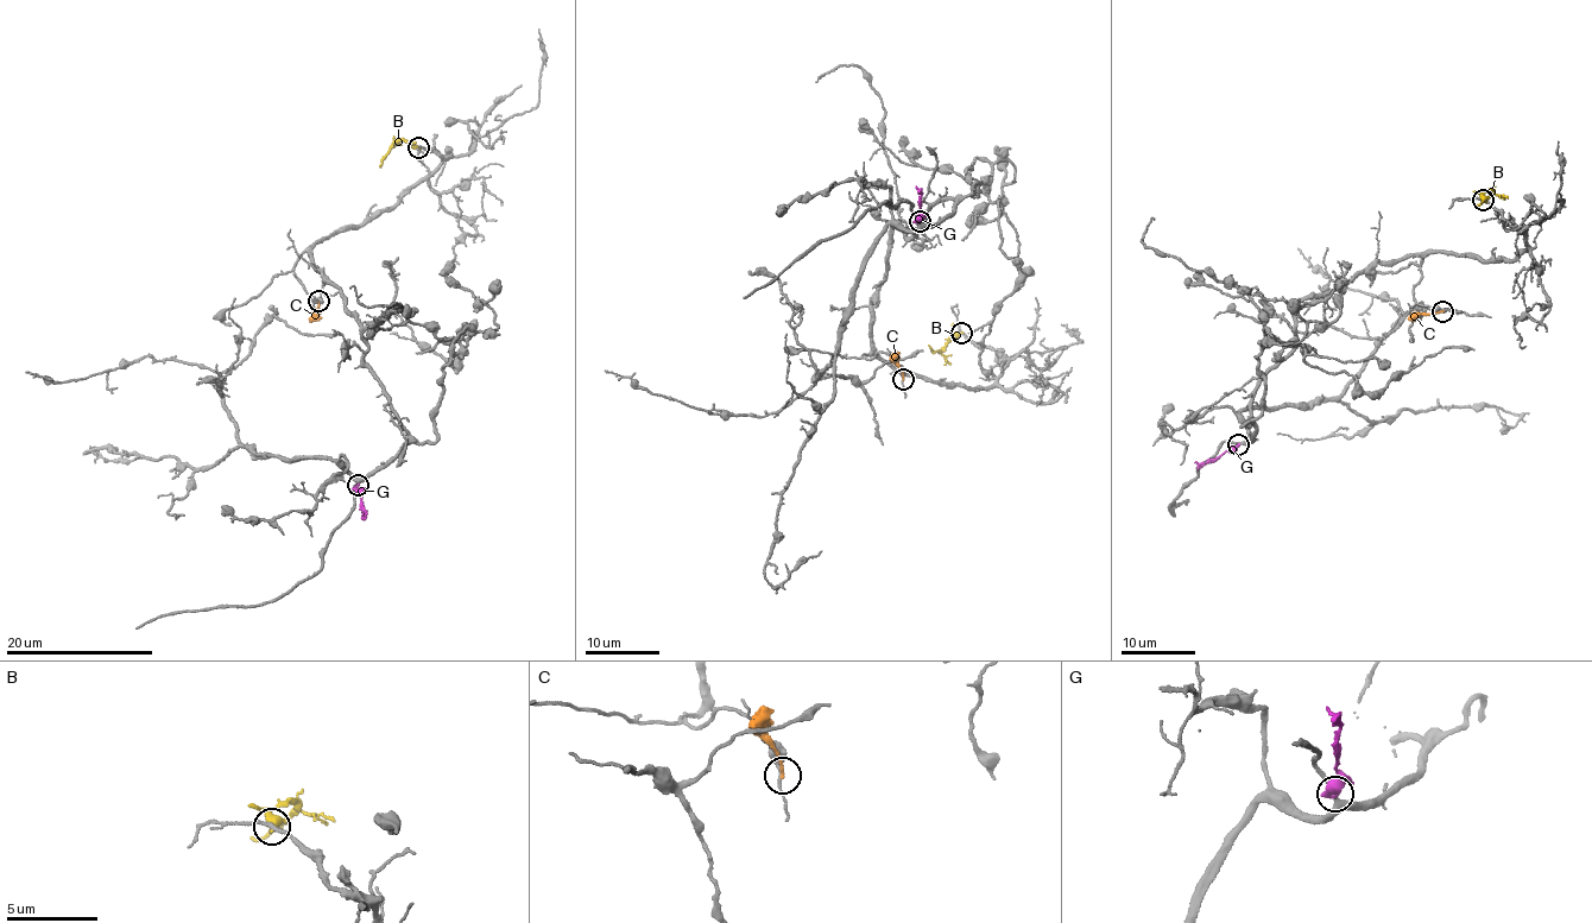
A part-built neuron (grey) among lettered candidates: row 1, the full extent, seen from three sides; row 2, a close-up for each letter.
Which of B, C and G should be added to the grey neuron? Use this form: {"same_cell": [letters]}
{"same_cell": []}

